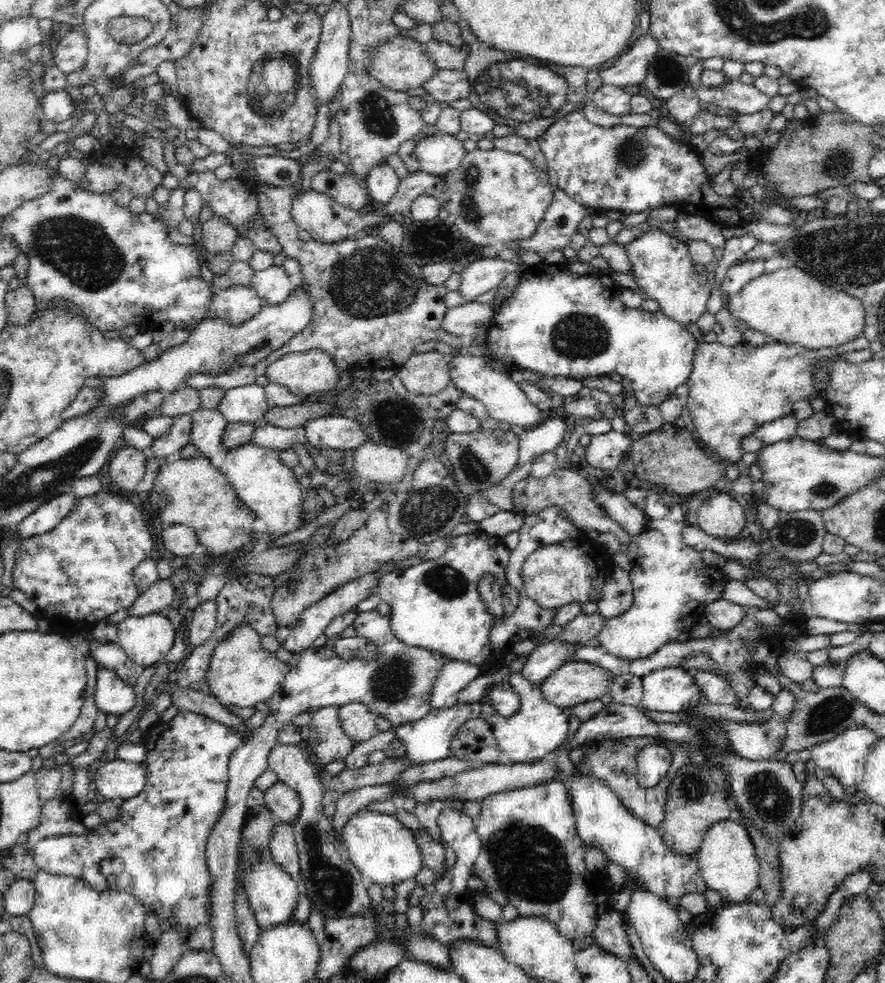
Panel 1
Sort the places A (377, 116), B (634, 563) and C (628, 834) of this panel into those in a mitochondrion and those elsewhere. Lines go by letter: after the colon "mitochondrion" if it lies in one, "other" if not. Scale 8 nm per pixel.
A: mitochondrion
B: other
C: other

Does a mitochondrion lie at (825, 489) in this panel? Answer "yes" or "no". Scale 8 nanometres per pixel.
yes

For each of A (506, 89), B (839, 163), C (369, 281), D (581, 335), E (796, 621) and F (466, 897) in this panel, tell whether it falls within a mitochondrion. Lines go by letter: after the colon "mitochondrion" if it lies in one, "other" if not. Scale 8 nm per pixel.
A: mitochondrion
B: mitochondrion
C: mitochondrion
D: mitochondrion
E: other
F: other

